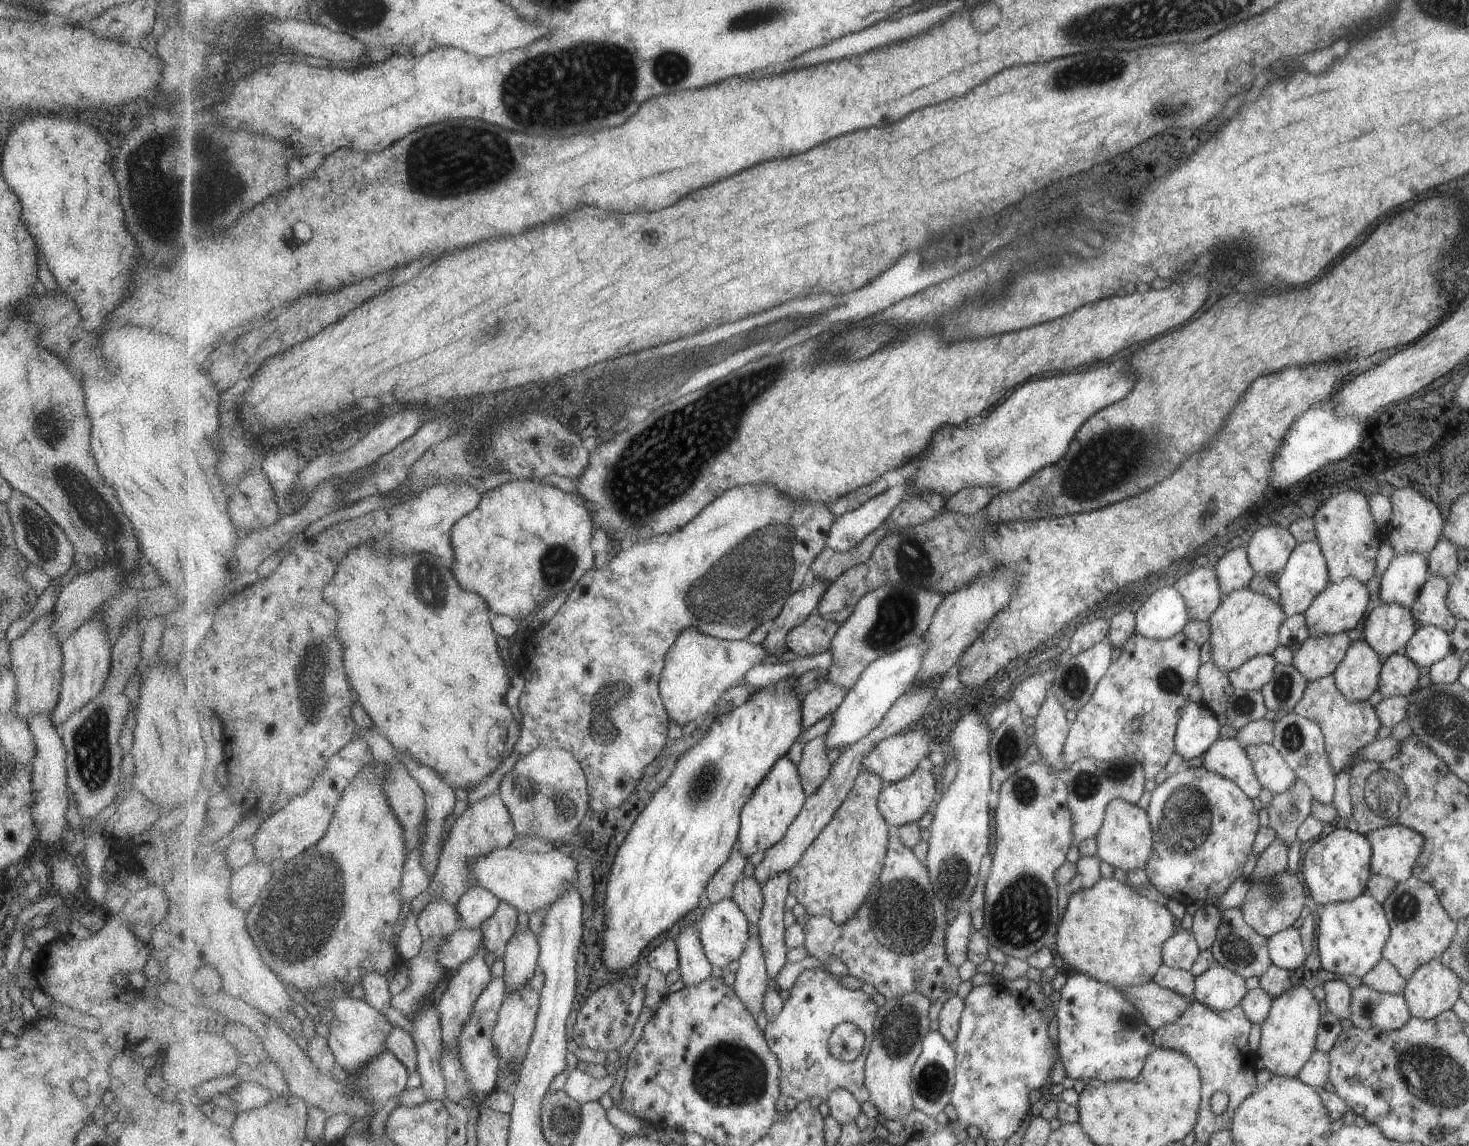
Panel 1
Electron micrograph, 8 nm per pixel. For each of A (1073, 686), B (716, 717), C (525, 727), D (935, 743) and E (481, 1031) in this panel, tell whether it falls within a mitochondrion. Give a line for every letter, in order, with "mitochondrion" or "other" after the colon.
A: mitochondrion
B: other
C: other
D: other
E: other

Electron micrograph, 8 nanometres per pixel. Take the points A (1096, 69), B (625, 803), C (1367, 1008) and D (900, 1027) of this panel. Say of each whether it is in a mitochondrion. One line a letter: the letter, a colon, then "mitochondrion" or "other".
A: mitochondrion
B: other
C: mitochondrion
D: mitochondrion

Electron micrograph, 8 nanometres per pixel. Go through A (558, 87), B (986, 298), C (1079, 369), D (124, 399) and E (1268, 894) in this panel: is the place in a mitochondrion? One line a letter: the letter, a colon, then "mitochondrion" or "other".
A: mitochondrion
B: other
C: other
D: other
E: mitochondrion

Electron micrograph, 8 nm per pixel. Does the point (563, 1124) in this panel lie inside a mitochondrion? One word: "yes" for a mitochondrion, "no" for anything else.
yes

